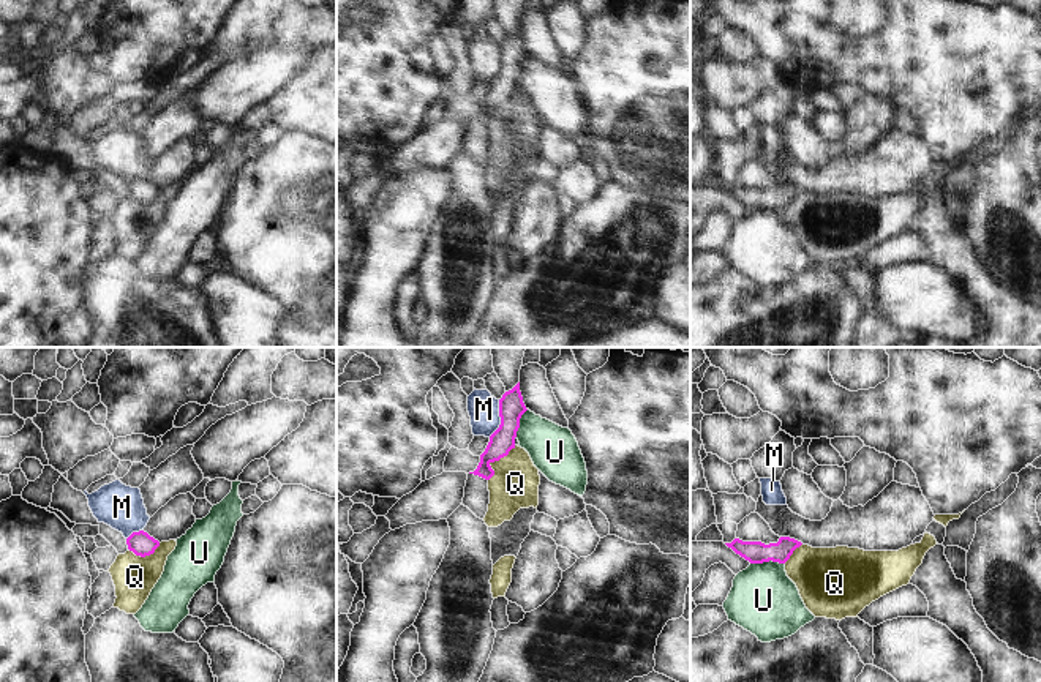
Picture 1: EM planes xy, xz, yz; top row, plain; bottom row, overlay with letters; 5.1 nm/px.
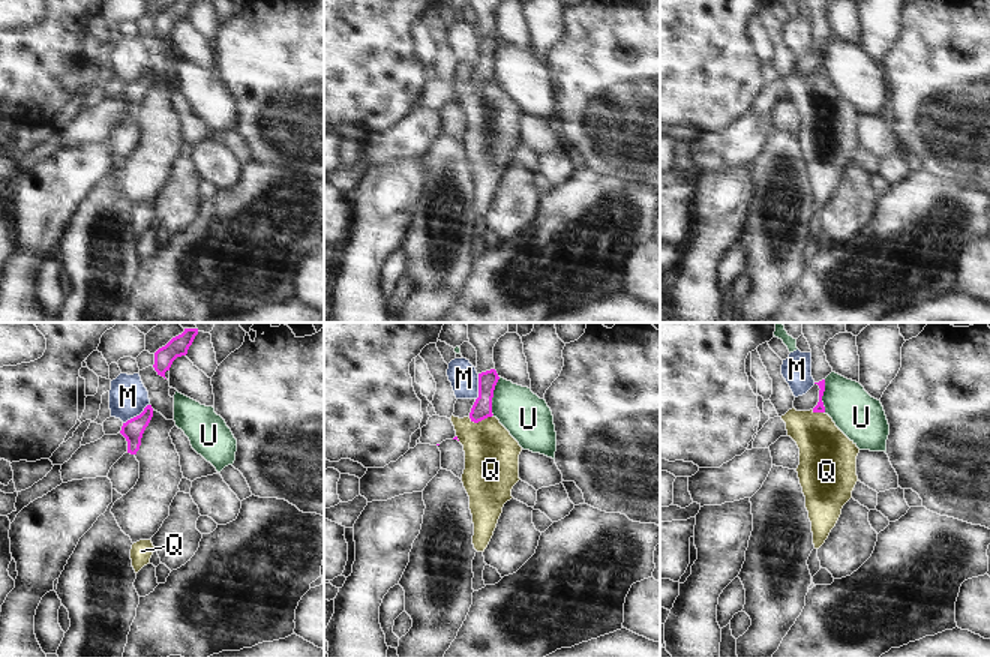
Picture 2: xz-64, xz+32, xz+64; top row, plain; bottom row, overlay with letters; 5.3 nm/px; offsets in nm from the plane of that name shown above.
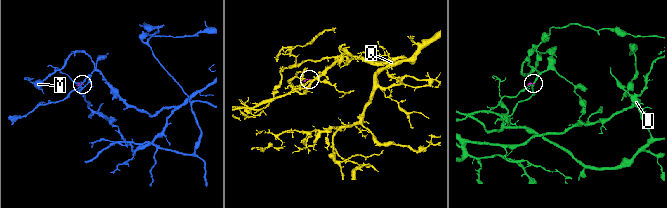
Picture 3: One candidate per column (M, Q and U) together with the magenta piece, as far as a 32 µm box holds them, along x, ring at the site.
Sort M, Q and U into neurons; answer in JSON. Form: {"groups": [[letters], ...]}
{"groups": [["M"], ["Q"], ["U"]]}

